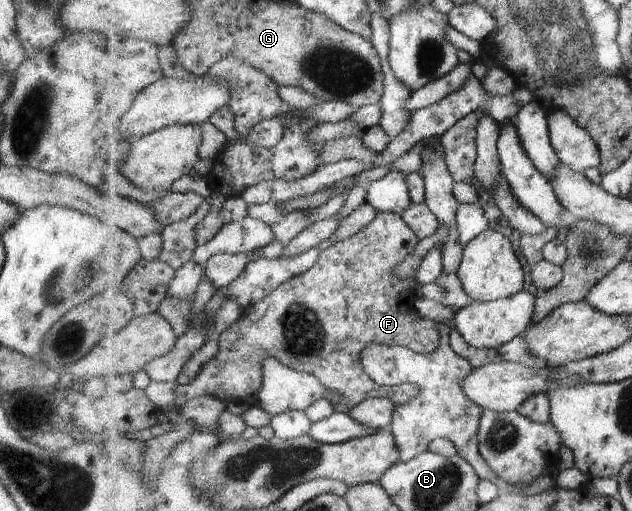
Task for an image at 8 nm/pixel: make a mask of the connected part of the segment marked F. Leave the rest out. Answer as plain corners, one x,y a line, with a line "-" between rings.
379,211
376,220
373,220
364,230
361,230
358,234
352,235
350,238
345,241
333,244
331,247
321,251
320,258
318,262
304,274
299,274
290,278
286,282
283,282
272,294
269,294
264,300
256,302
256,304
247,306
244,308
244,315
242,318
234,323
232,326
229,326
218,338
218,342
221,348
221,351
216,355
216,358
209,360
200,371
198,378
191,383
190,385
178,385
176,389
176,394
178,395
177,402
175,407
180,410
186,402
198,398
198,396
212,396
217,398
224,403
230,401
240,401
246,404
249,404
251,407
256,406
259,401
258,393
261,391
263,385
263,368
264,362
270,357
277,358
282,364
294,368
294,370
300,370
305,373
310,373
314,375
324,386
327,386
331,391
336,391
341,396
341,404
334,405
336,412
348,412
350,409
353,409
368,399
383,398
391,400
396,406
403,407
408,403
411,403
412,400
420,394
420,386
414,383
403,383
400,386
385,387
384,385
379,386
366,374
362,362
360,362
360,354
362,350
366,350
370,345
402,345
403,347
408,347
410,350
420,353
420,354
430,354
438,350
439,344
441,343
441,332
439,331
439,326
436,321
432,319
421,319
416,317
416,314
413,310
414,303
418,300
418,286
420,284
414,281
403,281
394,276
393,270
404,260
407,256
410,256
414,251
417,250
418,243
421,240
418,240
418,236
414,234
412,228
402,220
399,214
393,212

